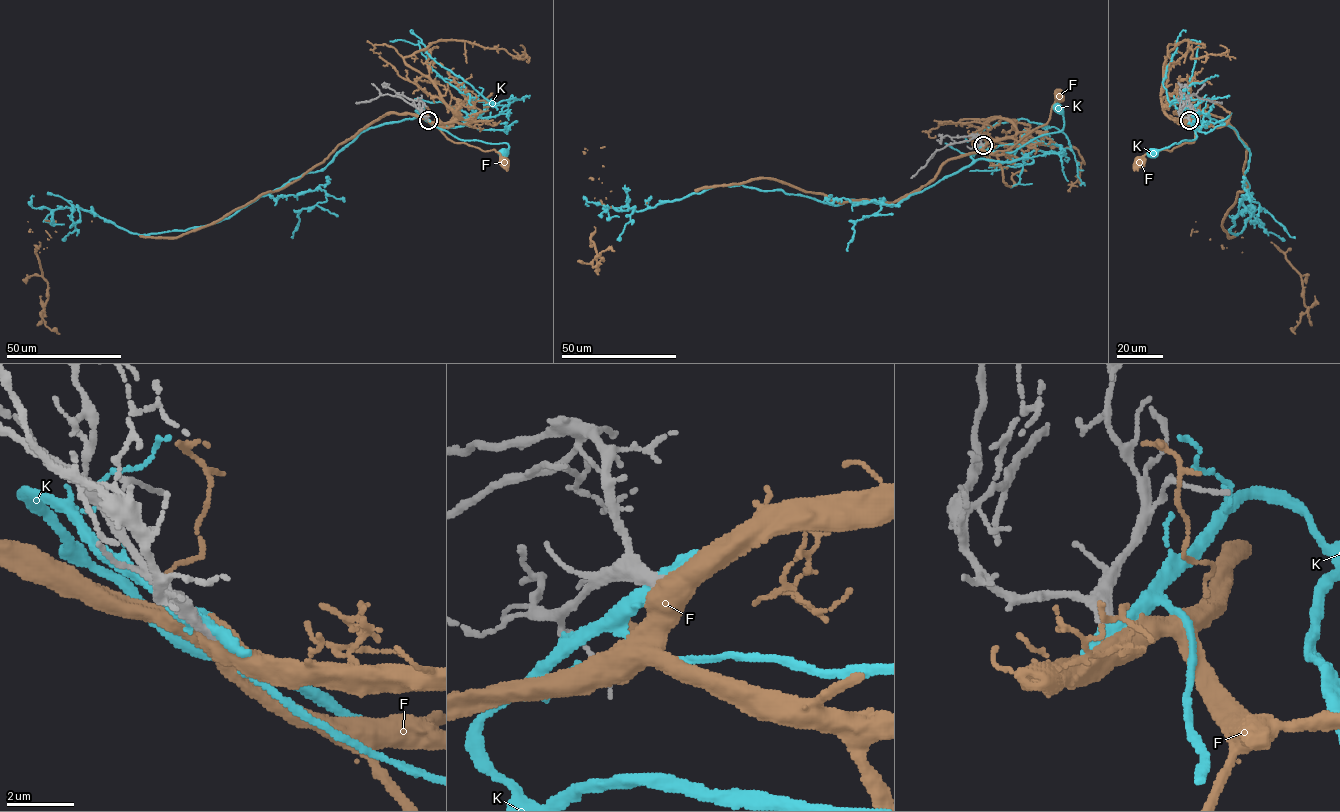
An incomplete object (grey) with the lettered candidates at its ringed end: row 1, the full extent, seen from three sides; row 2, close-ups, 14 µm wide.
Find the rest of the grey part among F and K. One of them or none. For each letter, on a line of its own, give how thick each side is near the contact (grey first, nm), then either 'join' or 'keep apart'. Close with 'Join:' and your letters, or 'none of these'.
F: calibres 400 and 550 nm; join
K: calibres 500 and 400 nm; keep apart
Join: F

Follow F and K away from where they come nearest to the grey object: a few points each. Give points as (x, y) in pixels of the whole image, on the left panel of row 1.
F: (428, 120), (449, 139), (483, 151), (494, 150), (506, 159), (505, 162)
K: (427, 119), (461, 140), (505, 143), (509, 147), (500, 151), (502, 152)

